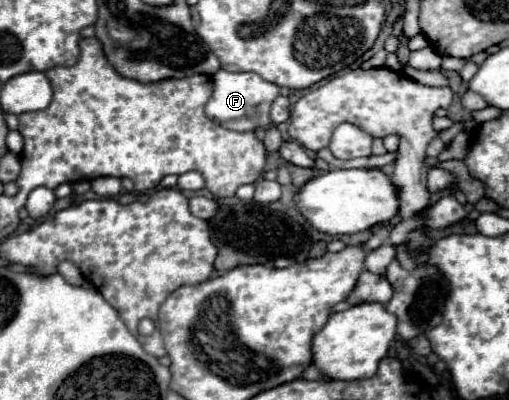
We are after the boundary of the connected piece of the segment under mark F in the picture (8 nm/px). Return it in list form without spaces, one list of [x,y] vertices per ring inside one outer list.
[[[220,69],[214,75],[214,93],[206,105],[206,115],[212,121],[222,123],[224,127],[234,131],[254,131],[256,127],[268,129],[272,127],[272,121],[268,117],[270,105],[278,95],[280,95],[280,87],[262,79],[256,73],[230,73]]]

